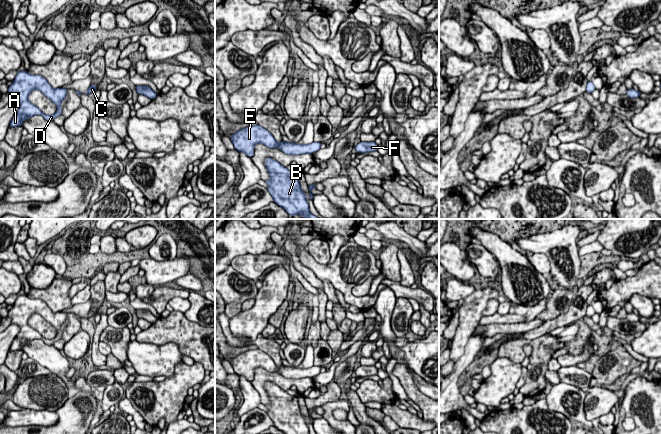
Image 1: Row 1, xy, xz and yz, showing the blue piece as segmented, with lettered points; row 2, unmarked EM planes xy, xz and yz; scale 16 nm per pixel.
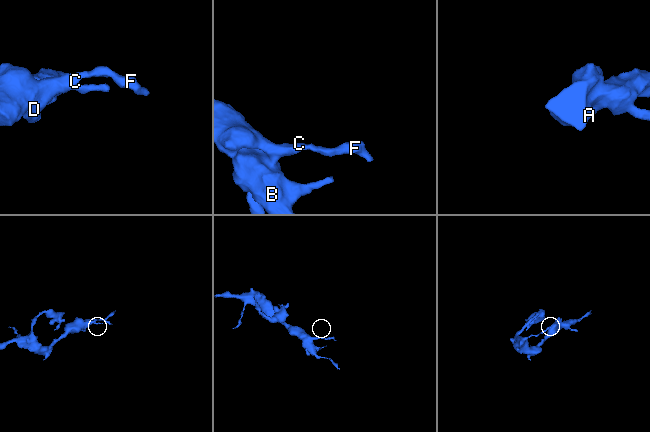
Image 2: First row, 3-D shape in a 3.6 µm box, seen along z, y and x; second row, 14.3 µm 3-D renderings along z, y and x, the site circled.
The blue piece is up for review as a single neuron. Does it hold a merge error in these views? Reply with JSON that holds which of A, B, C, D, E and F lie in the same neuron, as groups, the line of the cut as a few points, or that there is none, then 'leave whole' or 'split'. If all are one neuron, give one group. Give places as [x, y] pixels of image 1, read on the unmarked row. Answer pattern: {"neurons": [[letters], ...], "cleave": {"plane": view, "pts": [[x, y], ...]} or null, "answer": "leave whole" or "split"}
{"neurons": [["A", "B", "C", "D", "E", "F"]], "cleave": null, "answer": "leave whole"}

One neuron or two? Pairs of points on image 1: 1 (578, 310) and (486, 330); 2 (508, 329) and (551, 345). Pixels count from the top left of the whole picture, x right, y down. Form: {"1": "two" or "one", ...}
{"1": "one", "2": "two"}

